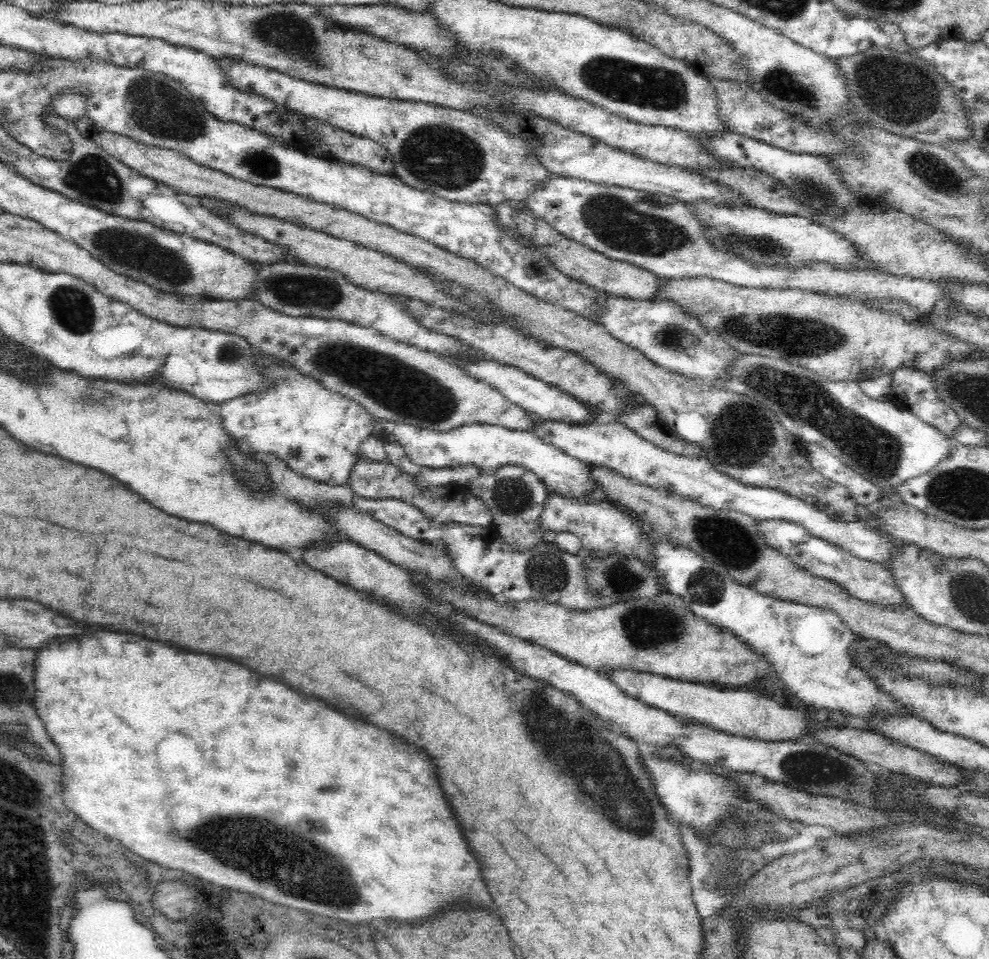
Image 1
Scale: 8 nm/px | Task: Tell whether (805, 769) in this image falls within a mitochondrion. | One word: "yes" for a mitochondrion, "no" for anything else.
yes

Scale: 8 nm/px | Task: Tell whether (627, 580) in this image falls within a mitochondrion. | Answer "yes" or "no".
yes

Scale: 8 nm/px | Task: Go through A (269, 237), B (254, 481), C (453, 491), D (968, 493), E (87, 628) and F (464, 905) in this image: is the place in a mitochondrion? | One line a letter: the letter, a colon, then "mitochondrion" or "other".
A: other
B: mitochondrion
C: other
D: mitochondrion
E: other
F: other

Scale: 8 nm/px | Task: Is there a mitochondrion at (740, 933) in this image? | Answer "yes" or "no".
no

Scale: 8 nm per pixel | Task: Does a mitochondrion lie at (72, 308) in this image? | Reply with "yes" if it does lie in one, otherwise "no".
yes

